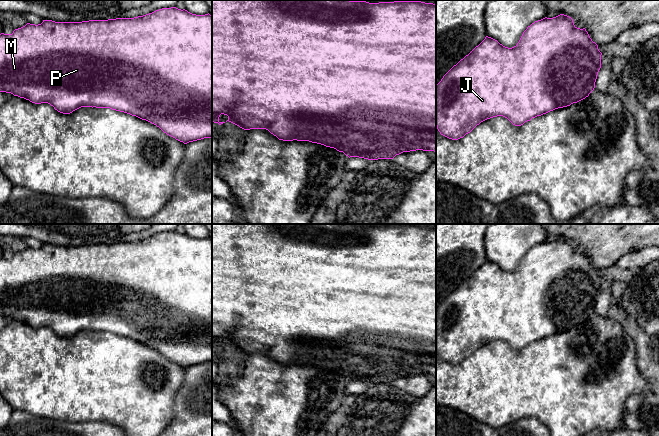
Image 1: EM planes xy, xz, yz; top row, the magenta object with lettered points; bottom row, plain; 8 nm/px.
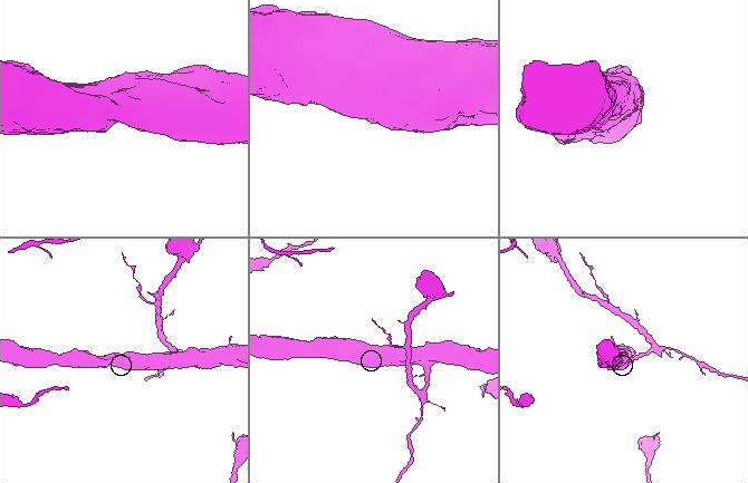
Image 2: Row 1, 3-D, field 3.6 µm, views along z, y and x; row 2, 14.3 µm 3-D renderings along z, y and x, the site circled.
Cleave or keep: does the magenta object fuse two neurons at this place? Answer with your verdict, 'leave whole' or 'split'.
leave whole

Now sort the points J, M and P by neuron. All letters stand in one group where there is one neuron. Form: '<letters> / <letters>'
J M P

